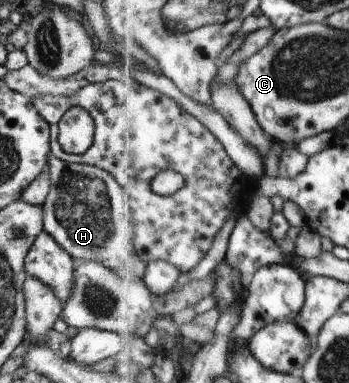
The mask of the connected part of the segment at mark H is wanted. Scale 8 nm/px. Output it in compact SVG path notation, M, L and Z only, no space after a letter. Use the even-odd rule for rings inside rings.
M52 158L47 163L50 187L41 203L43 231L72 259L100 262L122 280L140 280L145 283L148 263L140 257L135 245L136 210L133 195L126 197L115 179L100 168L64 163L58 158Z

